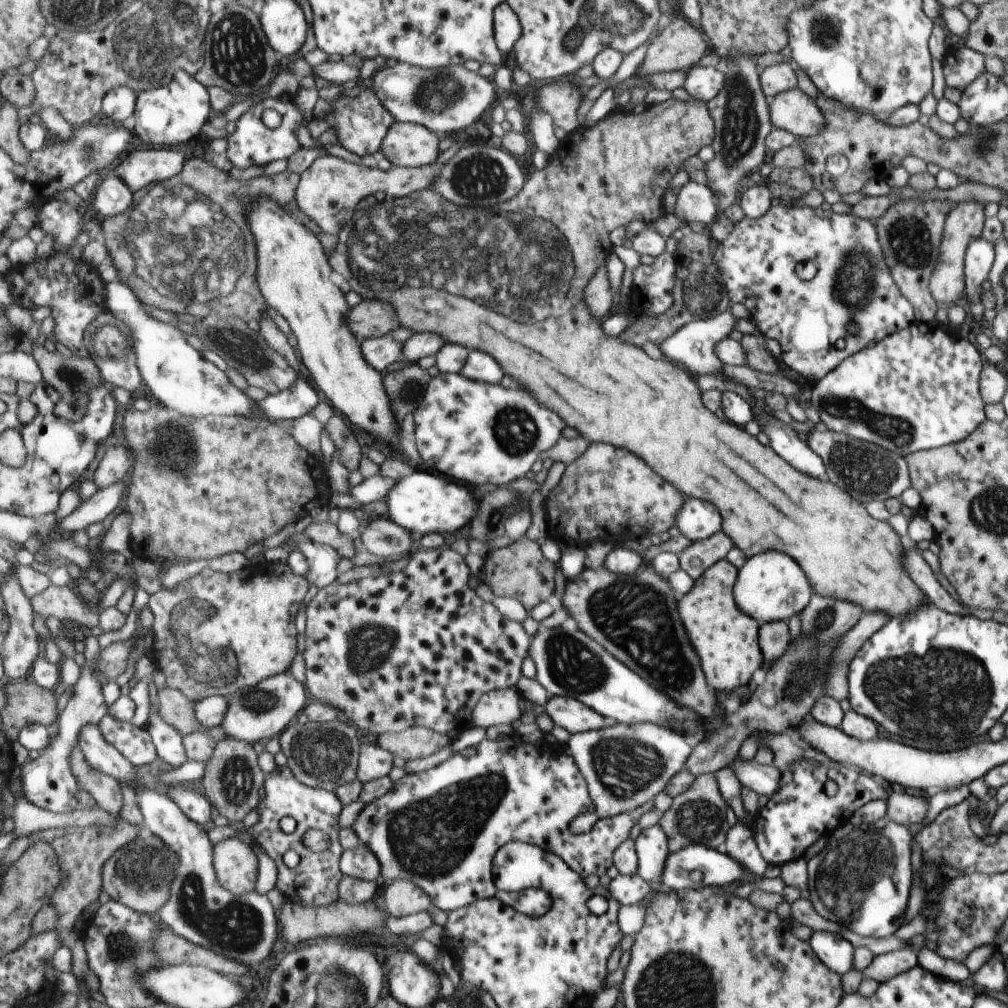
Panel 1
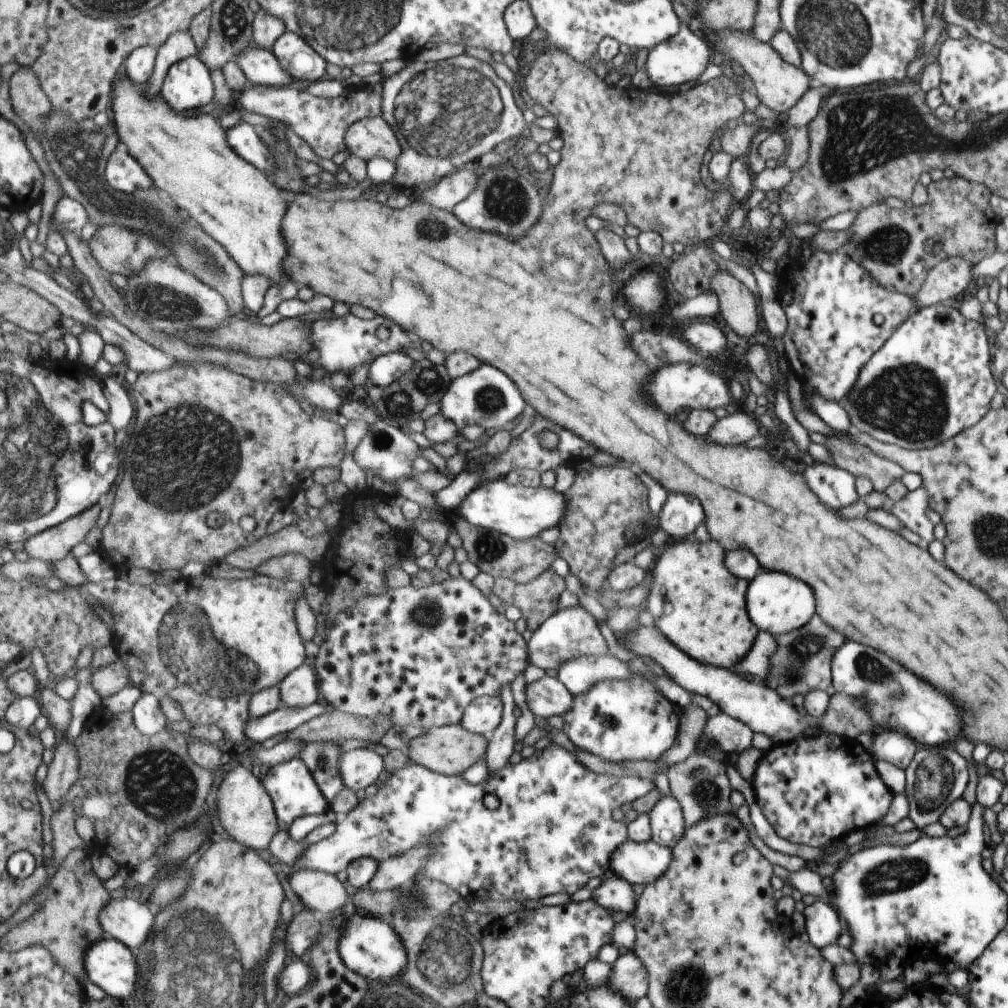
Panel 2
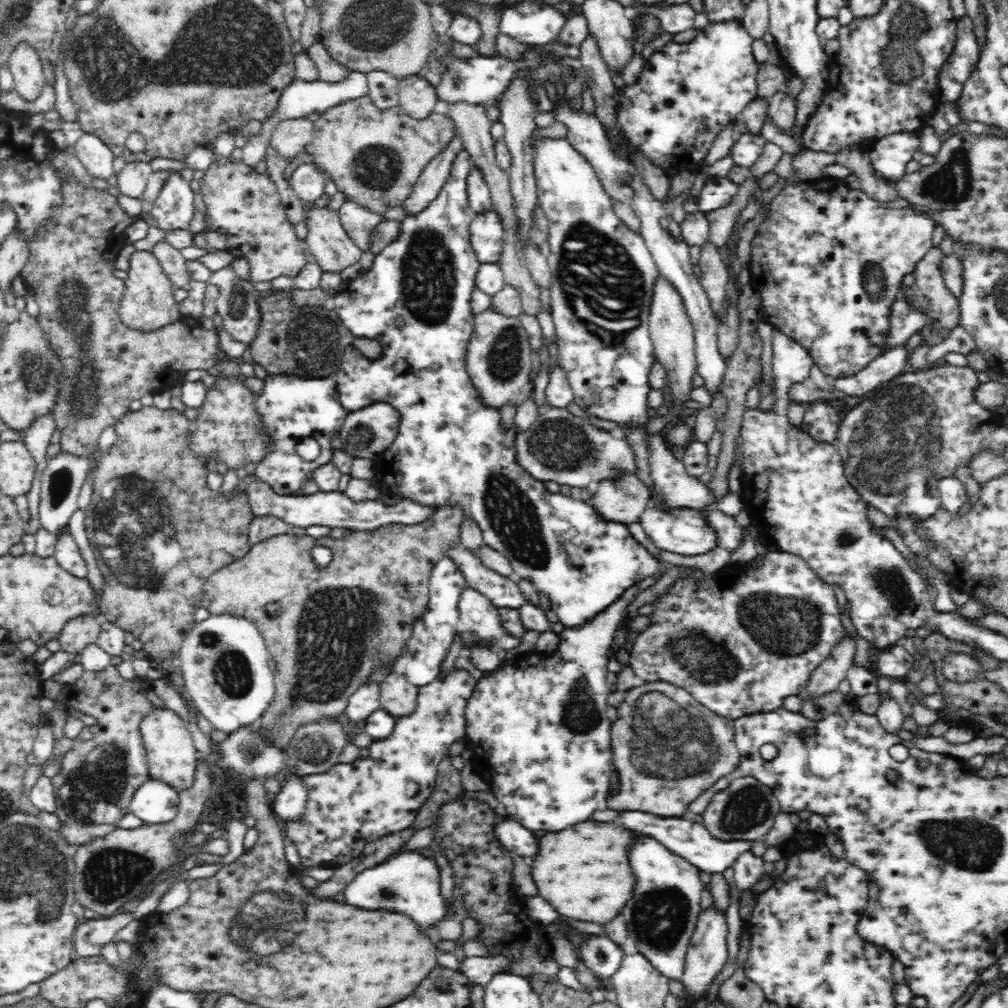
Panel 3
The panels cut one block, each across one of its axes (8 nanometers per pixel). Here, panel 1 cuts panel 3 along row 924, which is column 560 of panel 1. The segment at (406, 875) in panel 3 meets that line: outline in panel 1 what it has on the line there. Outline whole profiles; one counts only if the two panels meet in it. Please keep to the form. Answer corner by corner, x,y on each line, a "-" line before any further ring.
439,373
422,393
415,418
414,439
425,467
444,474
450,480
466,482
474,487
480,484
502,486
522,478
538,456
548,450
558,438
564,422
558,414
540,406
526,390
506,390
502,386
476,382
460,373

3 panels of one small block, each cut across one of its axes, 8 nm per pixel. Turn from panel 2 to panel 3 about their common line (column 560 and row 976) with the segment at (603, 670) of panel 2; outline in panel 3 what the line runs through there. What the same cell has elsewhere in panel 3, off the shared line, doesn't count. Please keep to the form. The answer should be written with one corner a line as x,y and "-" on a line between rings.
638,836
638,842
634,844
634,848
630,850
630,864
632,870
636,874
635,882
638,882
634,894
628,900
628,904
624,906
621,912
622,918
626,921
627,934
630,946
638,953
642,953
655,971
662,973
668,978
674,978
680,982
682,973
685,970
686,952
690,946
690,939
697,925
697,920
701,911
700,898
702,898
702,890
705,887
700,880
700,869
690,864
681,855
674,854
668,850
657,839
648,838
648,836

